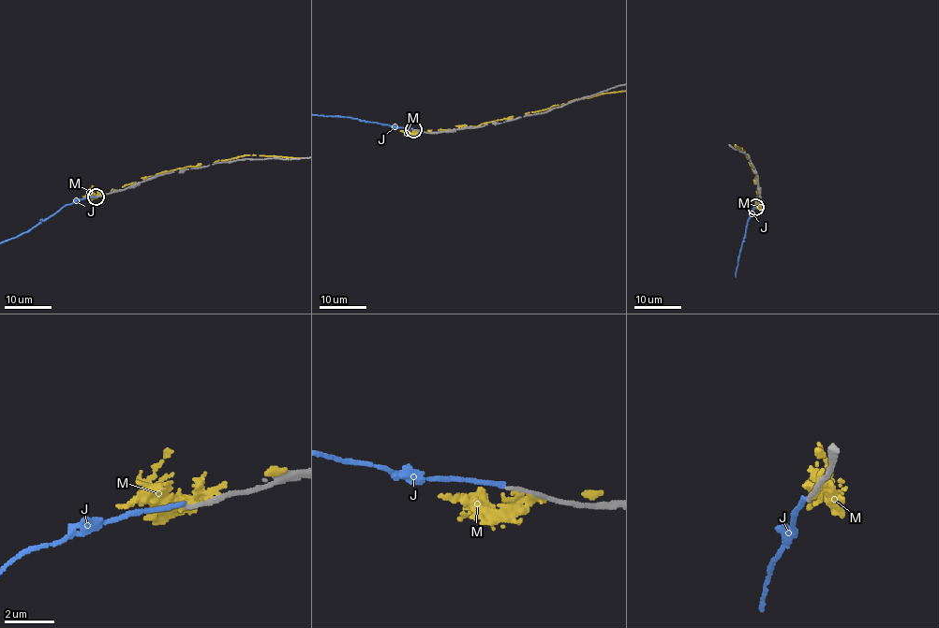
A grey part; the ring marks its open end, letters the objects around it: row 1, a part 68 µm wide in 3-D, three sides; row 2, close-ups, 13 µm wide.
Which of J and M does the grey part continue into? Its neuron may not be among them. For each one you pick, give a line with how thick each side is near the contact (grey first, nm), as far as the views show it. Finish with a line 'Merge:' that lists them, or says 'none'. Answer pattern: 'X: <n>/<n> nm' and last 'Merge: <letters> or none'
Merge: none

